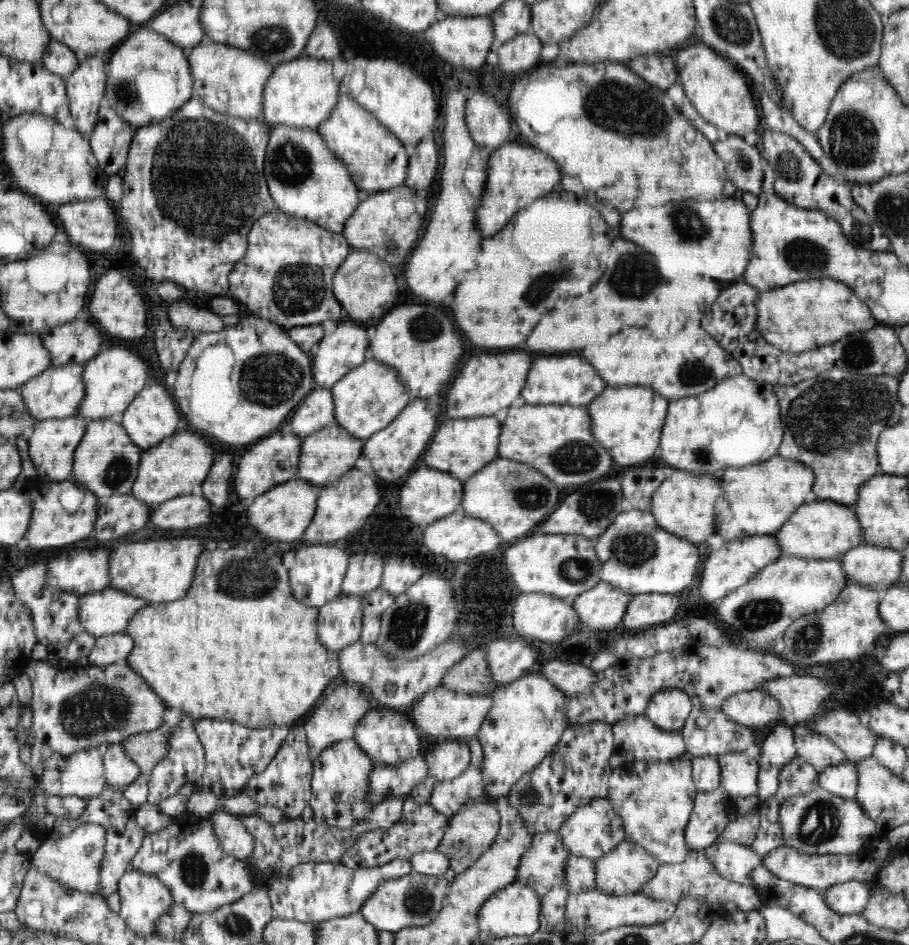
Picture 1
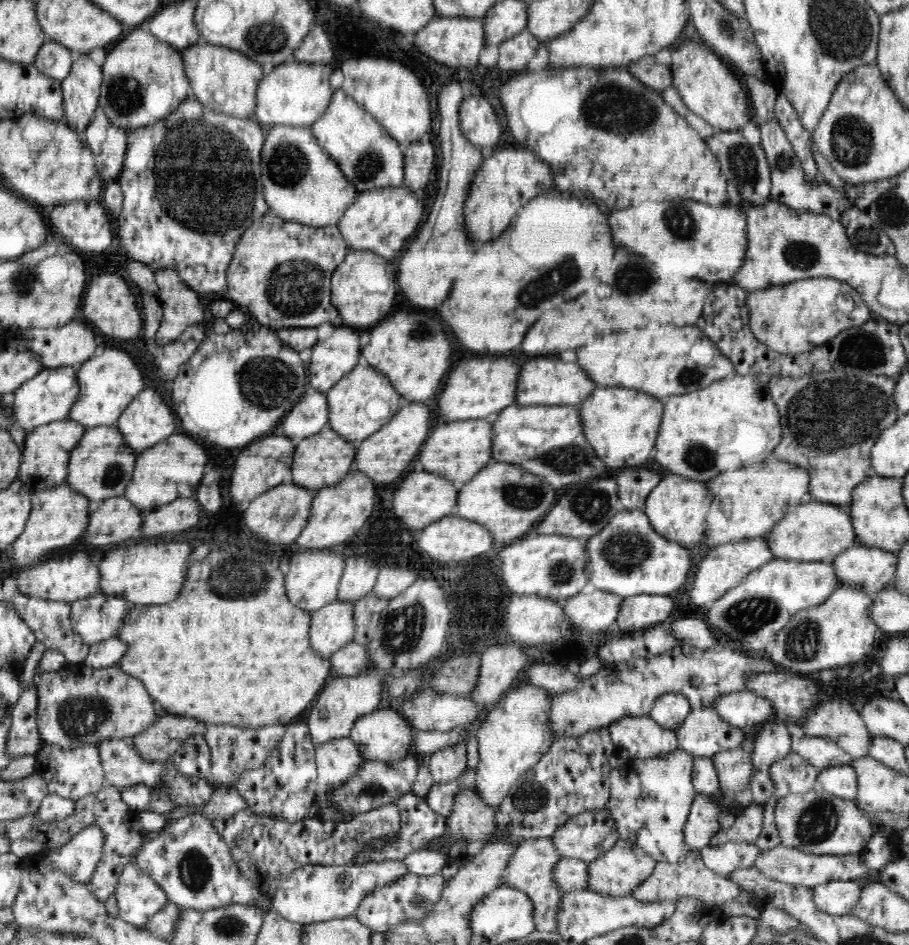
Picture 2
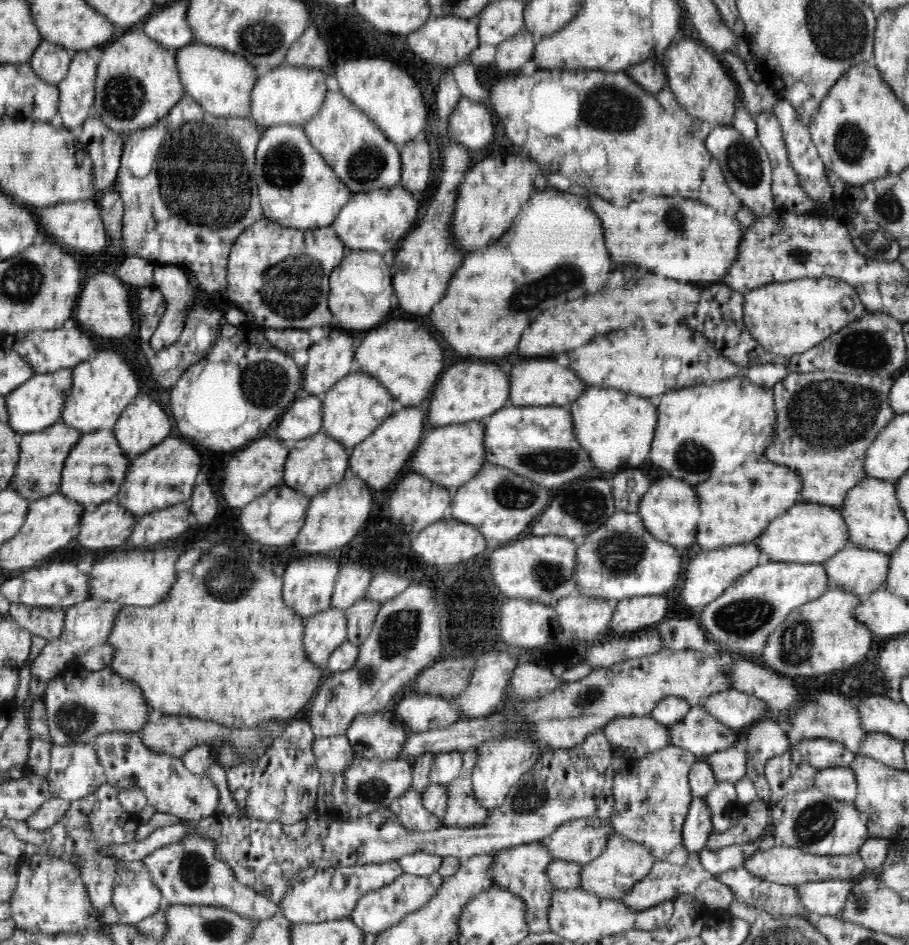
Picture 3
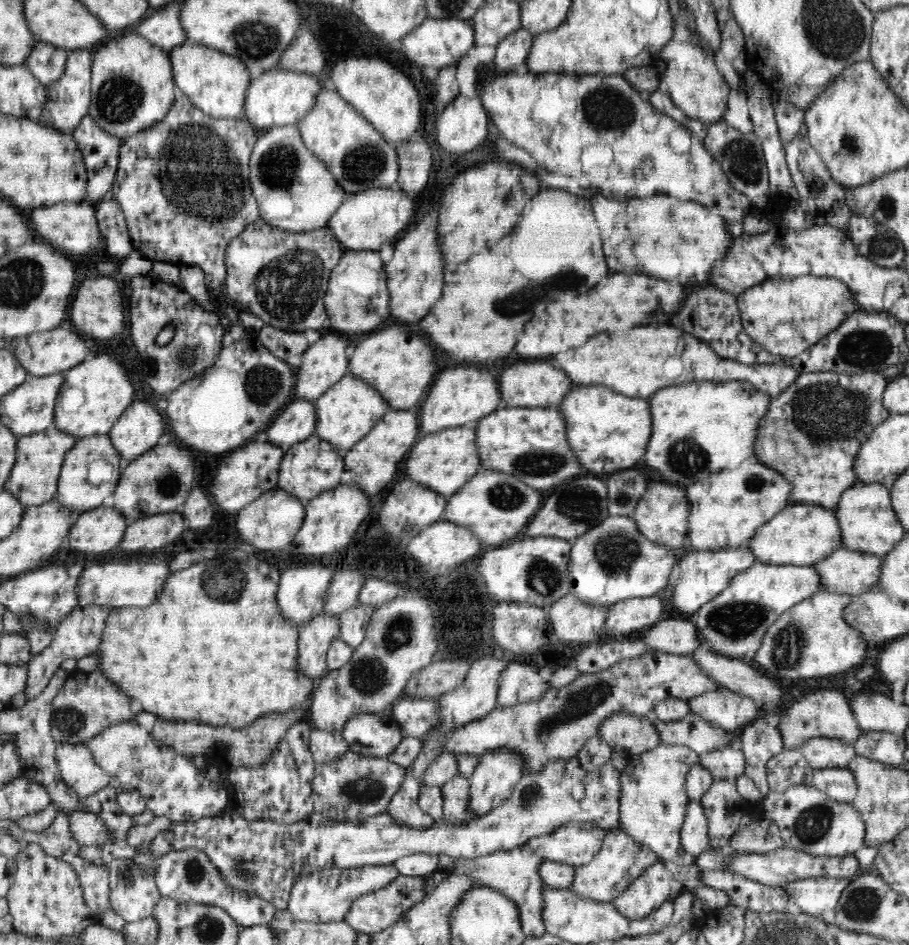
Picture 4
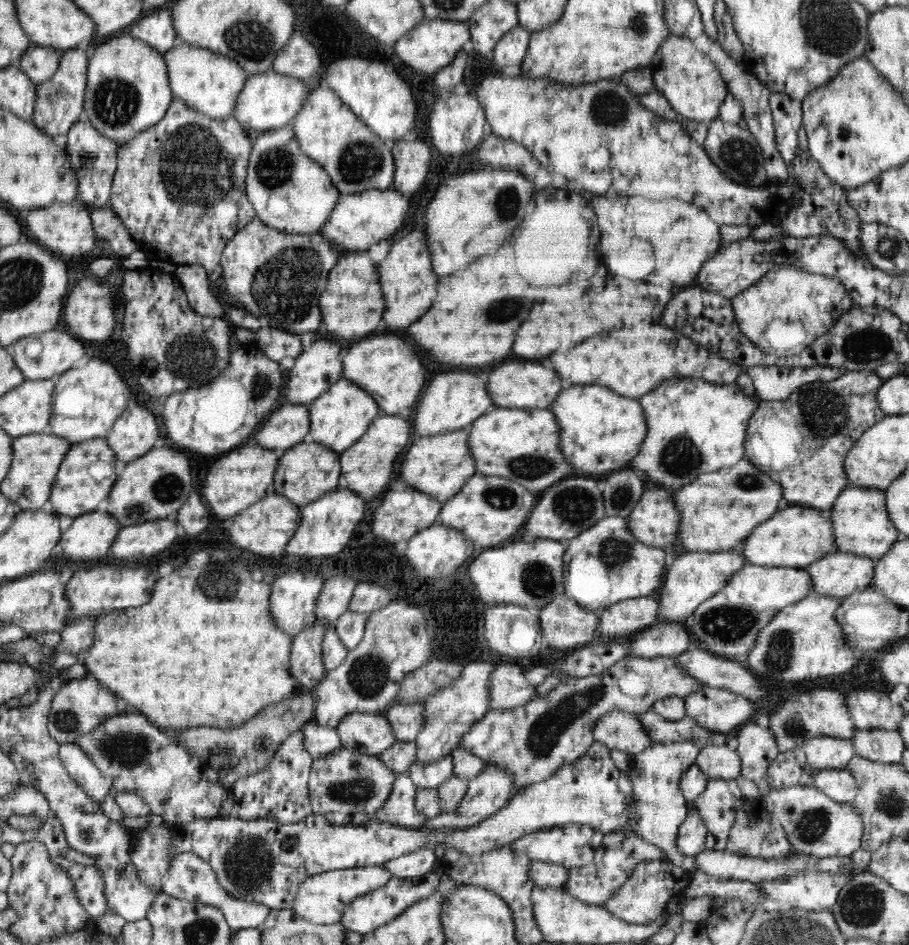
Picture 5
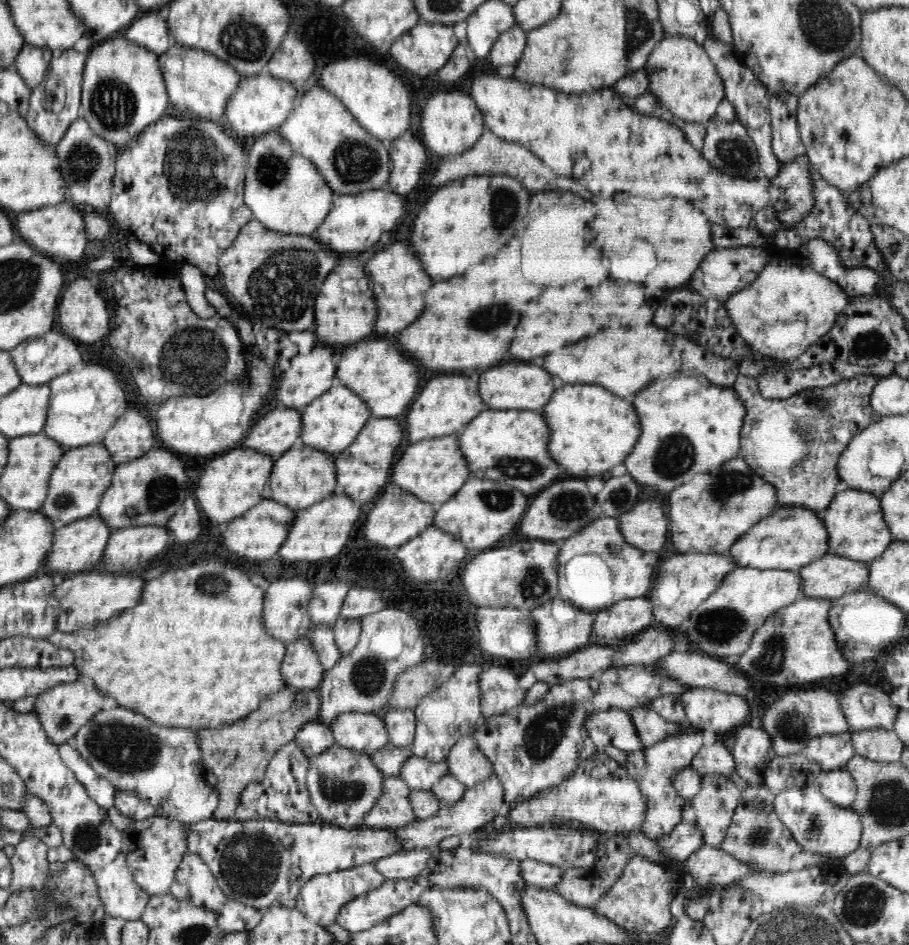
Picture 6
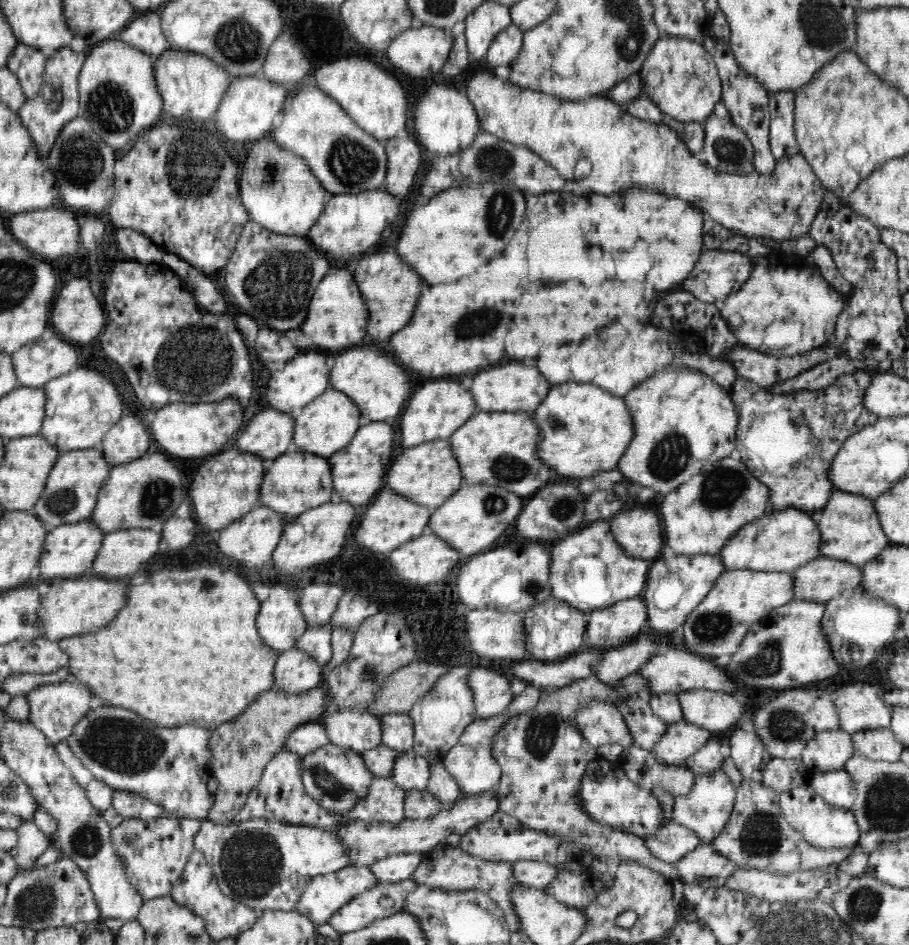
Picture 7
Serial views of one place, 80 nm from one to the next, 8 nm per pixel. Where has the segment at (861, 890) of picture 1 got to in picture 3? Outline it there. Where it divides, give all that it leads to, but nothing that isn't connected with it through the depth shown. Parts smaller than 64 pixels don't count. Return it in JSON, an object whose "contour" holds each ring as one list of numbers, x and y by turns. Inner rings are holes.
{"contour":[[830,880,798,885,796,891,802,905,811,914,838,916,844,910,852,886,852,881]]}

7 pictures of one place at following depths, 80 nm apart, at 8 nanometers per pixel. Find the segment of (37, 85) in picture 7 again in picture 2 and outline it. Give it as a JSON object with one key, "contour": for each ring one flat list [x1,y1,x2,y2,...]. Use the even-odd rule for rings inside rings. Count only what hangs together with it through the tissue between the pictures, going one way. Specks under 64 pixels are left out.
{"contour":[[46,40,33,63,43,75,63,81,70,74,74,57,75,53,69,48,56,41]]}

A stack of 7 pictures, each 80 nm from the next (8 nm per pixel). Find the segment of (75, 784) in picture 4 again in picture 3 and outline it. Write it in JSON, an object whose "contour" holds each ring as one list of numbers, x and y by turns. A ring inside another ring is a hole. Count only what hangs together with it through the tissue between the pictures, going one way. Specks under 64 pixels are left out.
{"contour":[[93,744,54,745,51,748,48,778,52,797,75,801,96,792,99,786,107,782,104,767,98,760]]}

